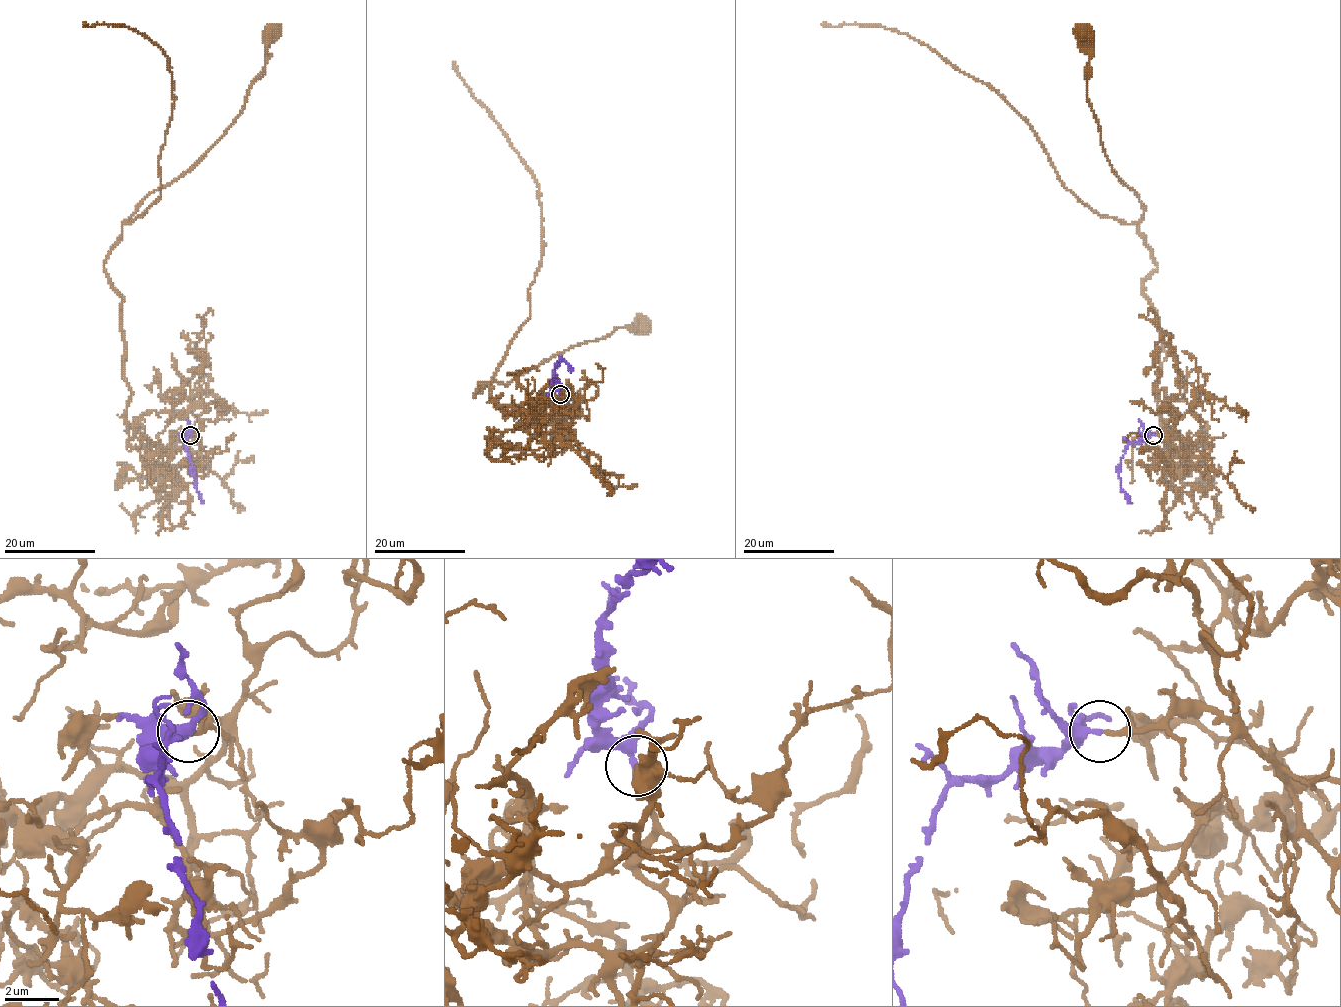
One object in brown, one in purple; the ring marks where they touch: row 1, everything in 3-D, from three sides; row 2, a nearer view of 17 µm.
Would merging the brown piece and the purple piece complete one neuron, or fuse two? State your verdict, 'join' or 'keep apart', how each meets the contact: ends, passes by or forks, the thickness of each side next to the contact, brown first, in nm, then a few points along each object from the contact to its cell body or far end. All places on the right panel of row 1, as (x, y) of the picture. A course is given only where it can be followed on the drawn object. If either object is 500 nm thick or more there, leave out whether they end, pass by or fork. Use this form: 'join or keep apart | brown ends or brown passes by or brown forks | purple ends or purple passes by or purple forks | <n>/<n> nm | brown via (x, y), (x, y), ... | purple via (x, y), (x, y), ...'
join | brown ends | purple passes by | 200/240 nm | brown via (1154, 434), (1185, 442), (1155, 396), (1156, 262), (1105, 155), (1084, 31) | purple via (1153, 434), (1130, 442), (1121, 459), (1120, 487), (1131, 504)

